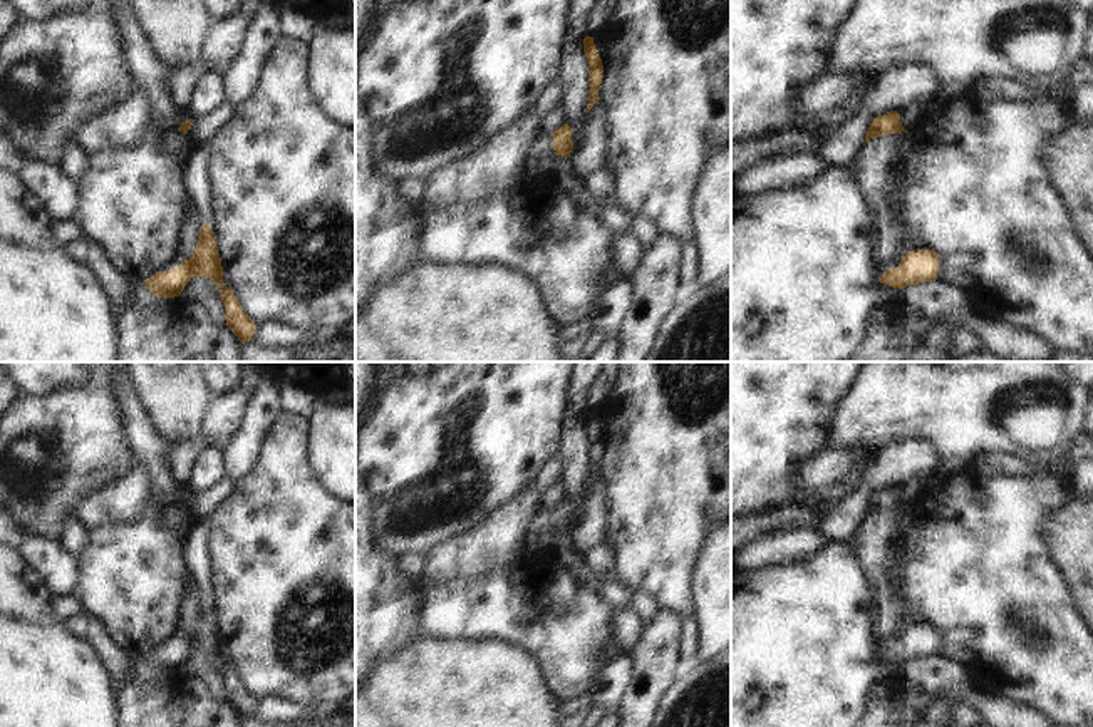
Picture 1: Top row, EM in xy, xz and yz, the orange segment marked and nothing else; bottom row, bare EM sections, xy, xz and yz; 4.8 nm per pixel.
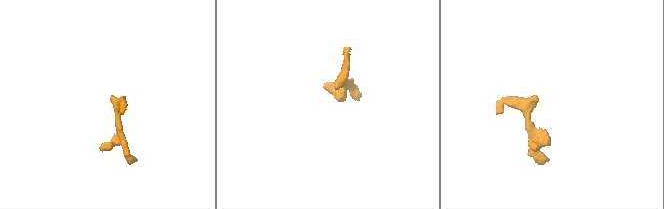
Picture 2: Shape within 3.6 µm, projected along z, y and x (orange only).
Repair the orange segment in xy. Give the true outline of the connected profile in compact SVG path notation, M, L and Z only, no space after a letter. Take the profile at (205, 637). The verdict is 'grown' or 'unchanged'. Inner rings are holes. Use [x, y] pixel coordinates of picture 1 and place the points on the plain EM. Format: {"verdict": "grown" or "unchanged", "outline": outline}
{"verdict": "grown", "outline": "M194 519L193 528L186 534L188 571L194 575L194 585L199 593L199 611L193 632L183 635L178 643L156 647L142 658L158 673L174 673L181 670L193 652L210 653L221 663L220 673L225 680L225 700L245 719L251 715L258 700L243 687L233 665L223 658L223 642L215 611L215 588L211 585L208 536L210 526L206 519Z"}

